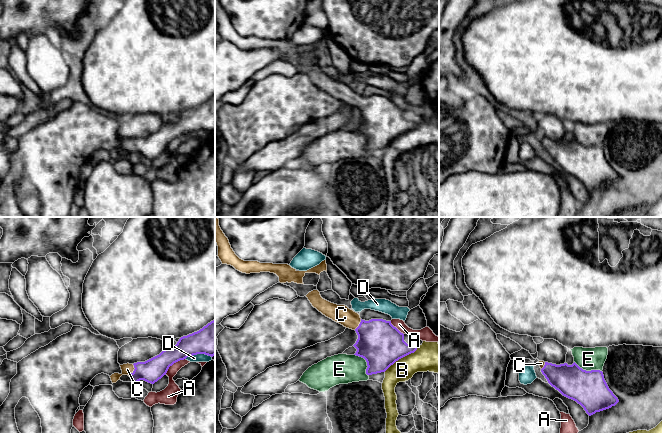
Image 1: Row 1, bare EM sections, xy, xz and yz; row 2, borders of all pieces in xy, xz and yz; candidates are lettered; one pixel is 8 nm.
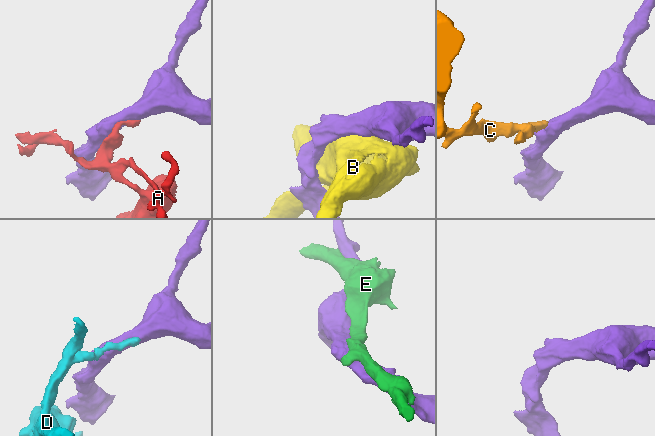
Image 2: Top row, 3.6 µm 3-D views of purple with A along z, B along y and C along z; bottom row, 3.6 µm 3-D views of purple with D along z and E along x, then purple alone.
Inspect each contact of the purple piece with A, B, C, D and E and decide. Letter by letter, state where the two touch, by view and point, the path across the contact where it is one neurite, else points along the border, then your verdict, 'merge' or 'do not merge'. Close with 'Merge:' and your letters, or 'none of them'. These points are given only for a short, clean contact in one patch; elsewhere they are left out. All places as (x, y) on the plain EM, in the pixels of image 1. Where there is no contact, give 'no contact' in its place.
A: xy (173, 139) | along xy (185, 134), (174, 138), (165, 150) | do not merge
B: xz (401, 133) | do not merge
C: xy (134, 146) | across xy (152, 146), (134, 146), (127, 145) | merge
D: xy (198, 129) | do not merge
E: yz (588, 147) | do not merge
Merge: C

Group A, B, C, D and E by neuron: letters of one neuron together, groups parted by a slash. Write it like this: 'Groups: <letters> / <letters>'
Groups: A / B / C / D / E

